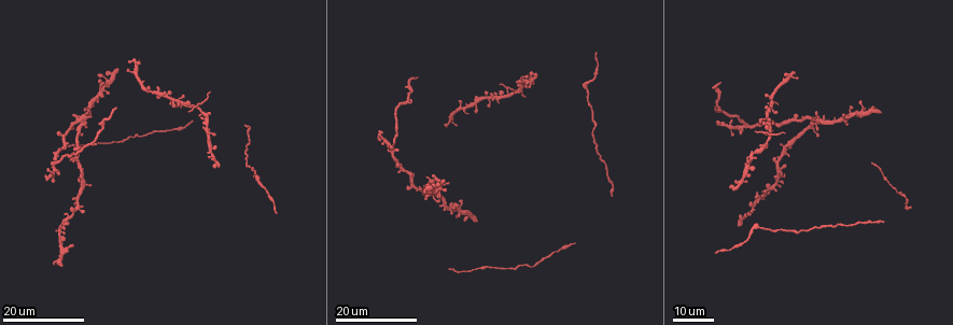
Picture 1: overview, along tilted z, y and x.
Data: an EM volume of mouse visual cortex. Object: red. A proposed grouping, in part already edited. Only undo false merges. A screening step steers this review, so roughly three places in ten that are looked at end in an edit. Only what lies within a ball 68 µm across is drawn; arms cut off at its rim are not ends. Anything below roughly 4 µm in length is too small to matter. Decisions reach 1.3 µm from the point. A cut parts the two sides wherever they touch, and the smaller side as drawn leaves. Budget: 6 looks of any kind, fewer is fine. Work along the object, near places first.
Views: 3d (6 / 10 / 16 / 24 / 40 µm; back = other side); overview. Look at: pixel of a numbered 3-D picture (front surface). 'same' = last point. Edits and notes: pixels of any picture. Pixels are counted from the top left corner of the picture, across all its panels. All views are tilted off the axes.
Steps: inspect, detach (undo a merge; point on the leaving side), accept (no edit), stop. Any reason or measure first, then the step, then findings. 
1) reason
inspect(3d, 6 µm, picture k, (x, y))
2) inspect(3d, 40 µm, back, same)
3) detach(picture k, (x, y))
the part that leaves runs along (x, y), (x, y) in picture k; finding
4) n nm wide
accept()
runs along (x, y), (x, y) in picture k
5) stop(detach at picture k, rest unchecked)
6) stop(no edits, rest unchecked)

inspect(3d, 24 µm, picture 1, (82, 124))

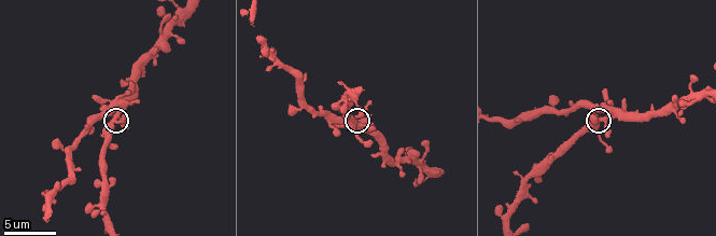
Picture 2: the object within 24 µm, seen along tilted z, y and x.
closer look
inspect(3d, 6 µm, picture 2, (604, 118))

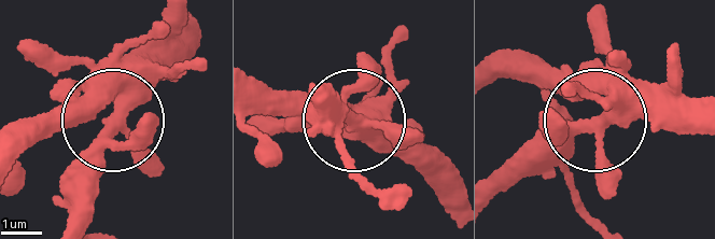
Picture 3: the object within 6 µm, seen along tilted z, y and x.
4 arms
accept()
continuous, no second neuron

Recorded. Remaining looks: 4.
calibre changes
inspect(3d, 10 µm, picture 2, (256, 35))

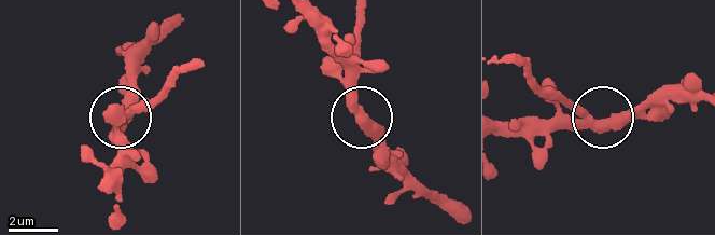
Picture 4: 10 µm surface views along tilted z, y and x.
460 nm wide
detach(picture 4, (565, 100))
a second neuron is stuck on

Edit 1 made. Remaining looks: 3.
inspect(overview)

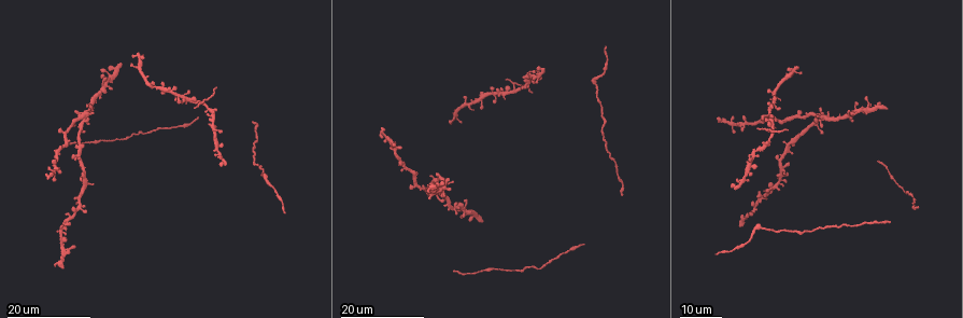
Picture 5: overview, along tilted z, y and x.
inspect(3d, 24 µm, picture 5, (757, 227))

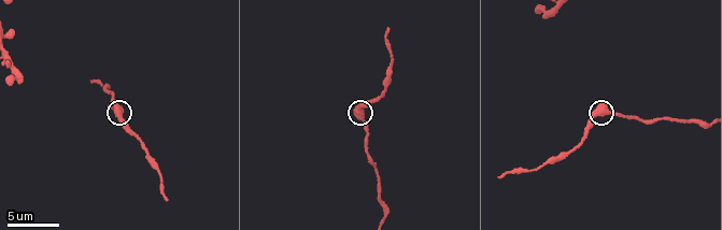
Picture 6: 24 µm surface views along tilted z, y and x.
closer look
inspect(3d, 10 µm, picture 6, (596, 114))

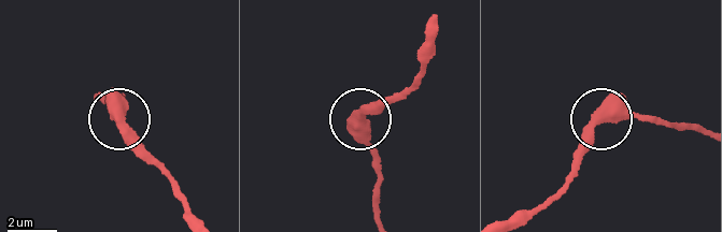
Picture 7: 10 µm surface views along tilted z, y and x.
accept()
all the same neuron

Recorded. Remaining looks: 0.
stop(detach at picture 4, rest unchecked)

